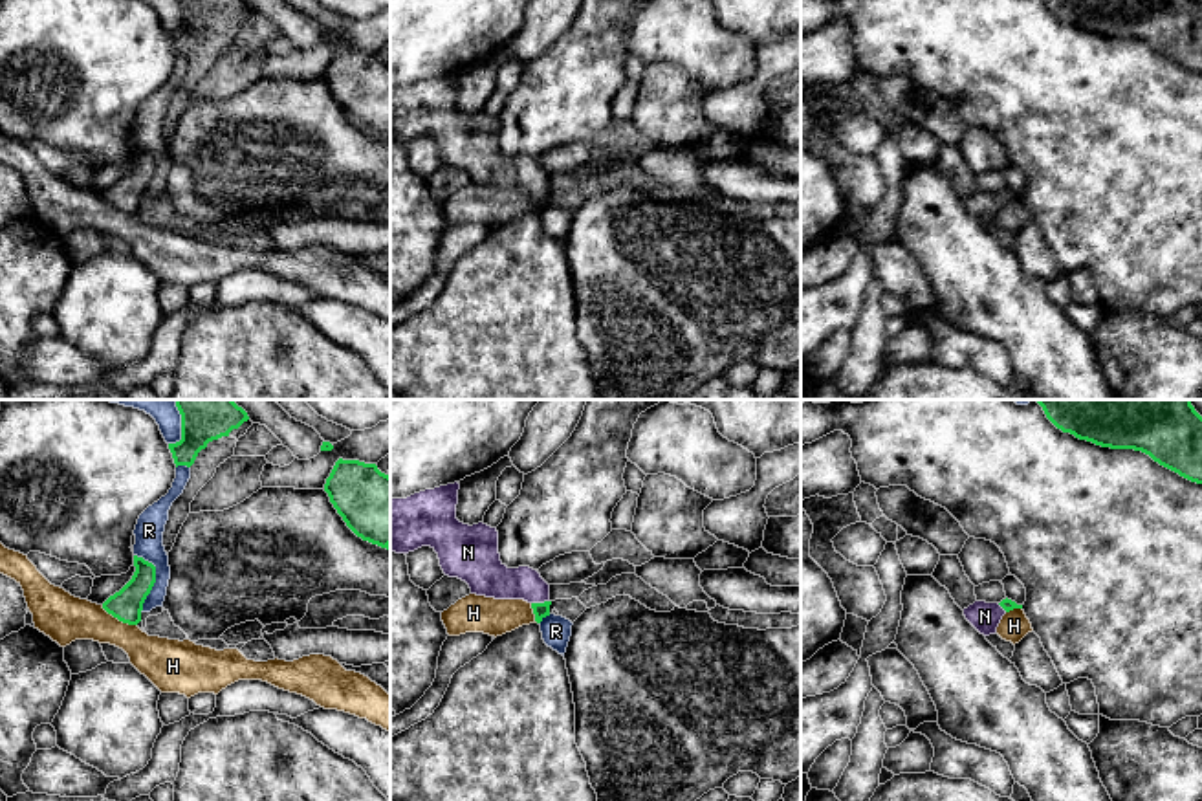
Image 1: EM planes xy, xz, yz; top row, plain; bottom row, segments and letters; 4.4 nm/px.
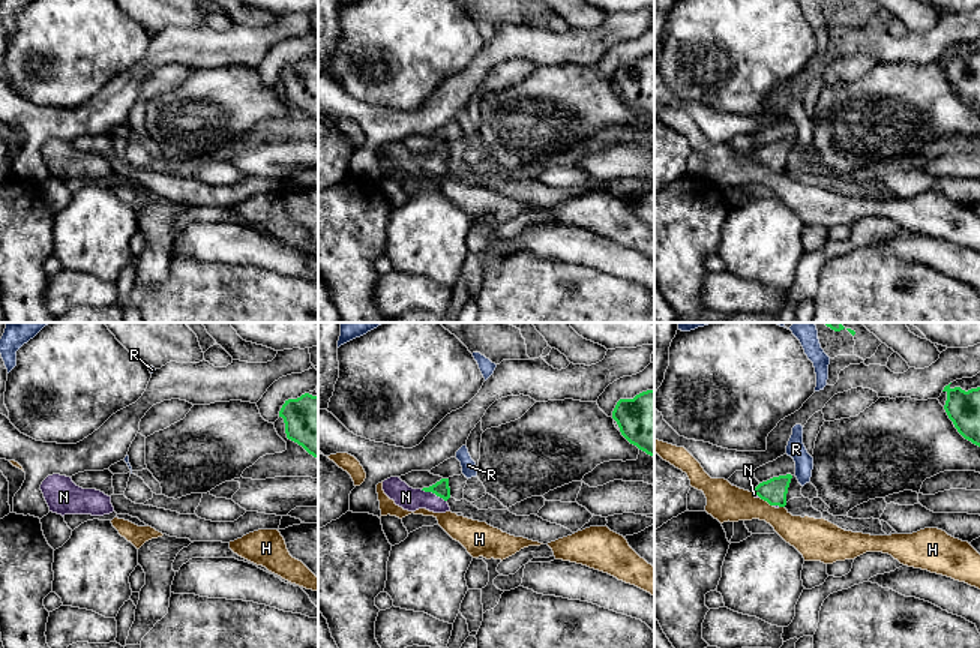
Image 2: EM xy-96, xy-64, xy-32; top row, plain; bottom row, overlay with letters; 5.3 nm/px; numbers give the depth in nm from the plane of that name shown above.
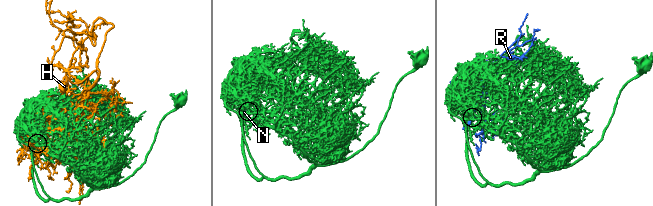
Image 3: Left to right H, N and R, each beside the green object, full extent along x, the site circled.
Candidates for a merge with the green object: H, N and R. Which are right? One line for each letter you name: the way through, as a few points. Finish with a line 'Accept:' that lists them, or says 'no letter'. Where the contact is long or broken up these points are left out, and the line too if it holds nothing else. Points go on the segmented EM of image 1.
N: way xz (541, 611), (539, 603), (519, 583), (490, 578)
Accept: N

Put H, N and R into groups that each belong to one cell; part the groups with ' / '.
H / N / R

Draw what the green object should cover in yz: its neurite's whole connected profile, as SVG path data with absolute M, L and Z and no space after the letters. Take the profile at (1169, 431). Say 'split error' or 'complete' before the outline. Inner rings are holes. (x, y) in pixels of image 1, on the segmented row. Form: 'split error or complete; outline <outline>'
complete; outline M1033 400L1063 433L1110 449L1134 449L1202 484L1202 416L1191 400Z

